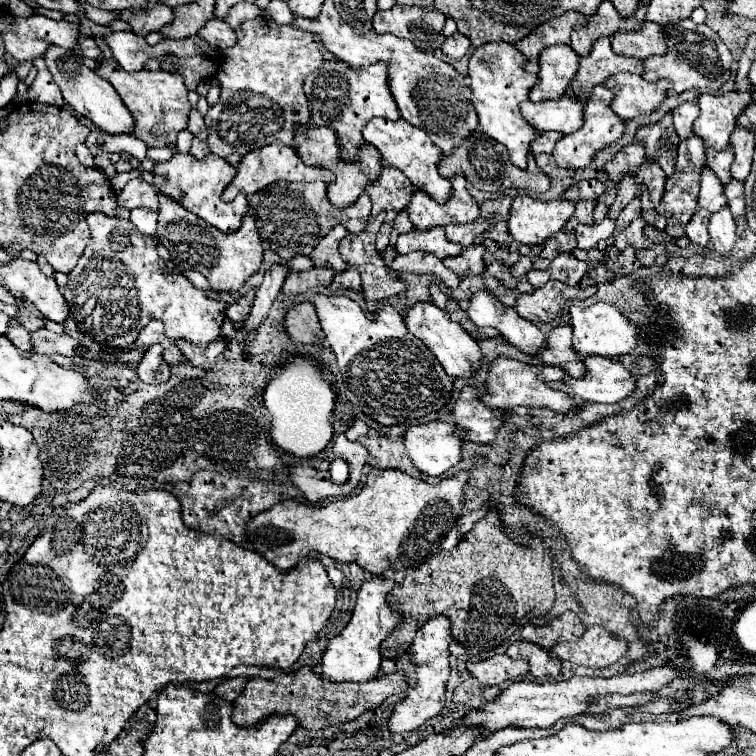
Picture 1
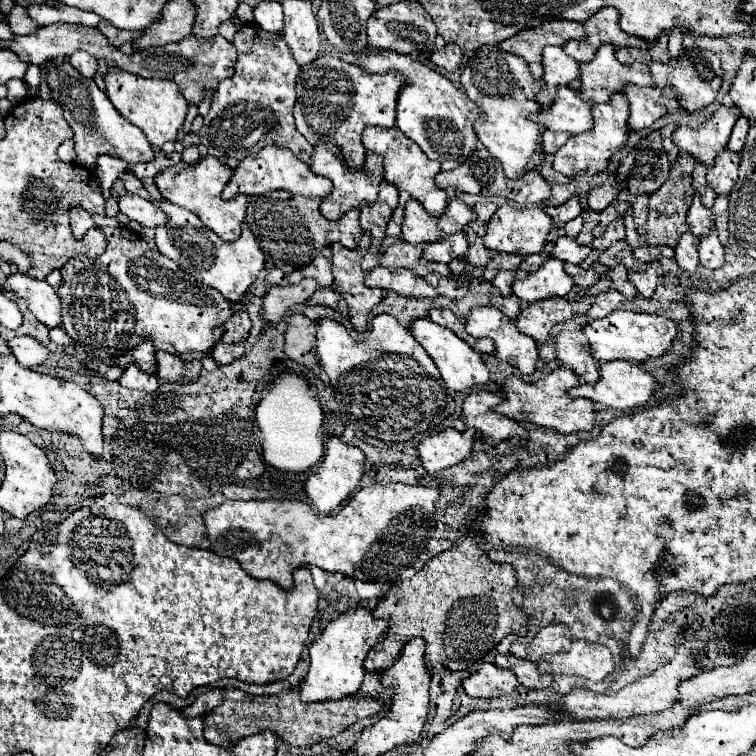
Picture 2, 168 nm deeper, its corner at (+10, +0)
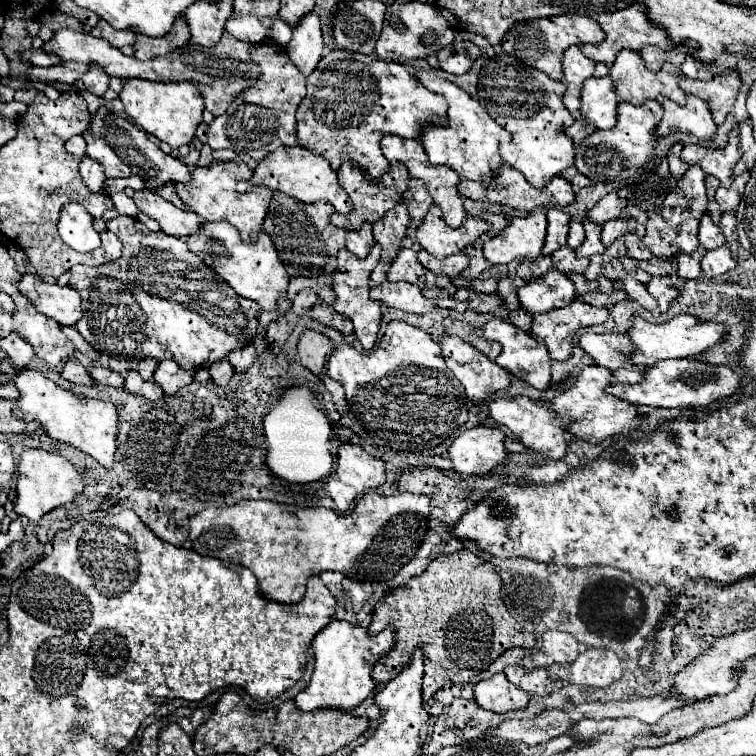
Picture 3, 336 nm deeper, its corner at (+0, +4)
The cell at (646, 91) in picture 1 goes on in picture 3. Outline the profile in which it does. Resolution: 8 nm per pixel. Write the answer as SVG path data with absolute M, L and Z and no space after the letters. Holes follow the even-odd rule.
M688 96L686 106L678 106L668 98L660 98L664 106L664 118L656 130L658 136L670 136L676 132L684 132L696 136L698 140L714 140L716 138L716 124L712 112L706 102L700 98Z

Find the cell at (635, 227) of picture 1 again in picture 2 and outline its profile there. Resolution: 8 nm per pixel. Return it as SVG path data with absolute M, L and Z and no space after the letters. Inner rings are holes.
M626 240L614 242L606 252L614 254L618 258L618 262L622 262L628 270L642 270L646 266L644 262L640 262L640 260L634 258L634 252L632 252L632 248L630 248L630 244Z

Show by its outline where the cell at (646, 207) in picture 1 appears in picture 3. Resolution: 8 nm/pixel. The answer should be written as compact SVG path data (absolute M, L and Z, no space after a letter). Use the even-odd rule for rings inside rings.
M634 232L624 236L624 244L626 244L626 250L628 250L630 258L634 258L634 260L648 260L648 258L652 258L652 252L648 252L648 248L644 248L642 240Z

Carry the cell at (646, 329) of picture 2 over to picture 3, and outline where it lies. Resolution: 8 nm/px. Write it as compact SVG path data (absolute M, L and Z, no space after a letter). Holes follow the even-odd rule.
M678 314L678 316L674 316L672 320L668 320L666 324L660 324L660 326L648 324L644 318L638 316L638 318L634 318L634 326L628 332L632 344L636 346L632 360L638 366L654 366L656 362L666 360L666 358L680 360L680 358L698 356L704 350L712 348L714 344L722 342L726 334L728 334L728 328L724 324L700 322L700 320L696 320L696 316L690 316L690 314Z

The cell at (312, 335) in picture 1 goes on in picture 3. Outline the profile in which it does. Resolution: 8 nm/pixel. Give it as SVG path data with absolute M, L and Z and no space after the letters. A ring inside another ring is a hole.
M304 330L298 342L298 356L300 364L316 374L320 380L326 378L326 362L334 350L334 344L314 330Z

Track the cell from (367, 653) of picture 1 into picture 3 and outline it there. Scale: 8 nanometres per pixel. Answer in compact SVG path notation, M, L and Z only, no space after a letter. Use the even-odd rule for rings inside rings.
M344 620L330 622L312 642L314 650L314 672L310 684L294 698L298 710L320 710L338 708L342 712L352 712L360 702L364 702L376 688L370 678L372 666L390 652L394 644L394 630L388 626L378 636L368 636L366 628L352 626Z

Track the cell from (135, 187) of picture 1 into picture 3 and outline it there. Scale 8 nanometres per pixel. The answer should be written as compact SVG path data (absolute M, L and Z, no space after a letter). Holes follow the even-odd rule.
M138 190L138 192L134 192L134 202L144 214L154 218L160 224L162 232L168 236L186 238L186 236L196 234L202 226L200 216L196 216L190 210L180 210L180 208L172 206L170 202L166 202L164 198L160 198L154 192Z

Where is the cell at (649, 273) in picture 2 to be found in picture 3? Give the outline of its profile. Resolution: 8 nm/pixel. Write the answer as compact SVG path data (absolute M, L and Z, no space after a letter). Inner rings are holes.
M670 276L652 278L646 288L656 298L662 312L666 312L670 308L670 304L674 302L674 298L678 298L678 294L680 294L680 290L676 288L676 284L674 284L674 280Z

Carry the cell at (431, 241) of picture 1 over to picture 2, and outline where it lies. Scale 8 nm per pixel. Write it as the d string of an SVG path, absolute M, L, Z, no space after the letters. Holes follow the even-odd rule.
M398 240L386 248L386 252L380 258L380 264L382 266L396 266L396 268L410 268L418 276L426 276L428 272L438 272L442 276L450 276L448 264L428 262L422 258L424 248L426 248L426 244L410 244L406 240Z

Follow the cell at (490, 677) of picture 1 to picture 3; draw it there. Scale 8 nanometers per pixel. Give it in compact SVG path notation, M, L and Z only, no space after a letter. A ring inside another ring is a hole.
M494 674L490 680L476 684L474 700L484 710L506 714L512 710L524 710L530 696L526 692L520 692L520 688L516 688L514 684L508 684L508 678L504 674Z

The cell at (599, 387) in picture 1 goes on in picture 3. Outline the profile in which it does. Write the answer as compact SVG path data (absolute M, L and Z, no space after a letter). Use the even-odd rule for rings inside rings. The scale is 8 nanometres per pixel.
M684 358L684 360L660 360L660 364L646 368L644 380L640 384L612 384L608 394L632 402L636 406L646 404L654 408L708 408L718 400L734 396L742 388L742 378L724 364L712 366L704 360Z

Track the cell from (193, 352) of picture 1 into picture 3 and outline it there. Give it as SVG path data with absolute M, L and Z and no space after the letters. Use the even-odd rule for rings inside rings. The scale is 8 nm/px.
M162 360L158 366L156 366L156 372L154 372L154 378L152 378L156 384L162 386L164 390L164 396L172 396L176 390L180 390L182 386L186 384L192 384L194 380L194 374L192 372L184 372L176 362L172 360Z

